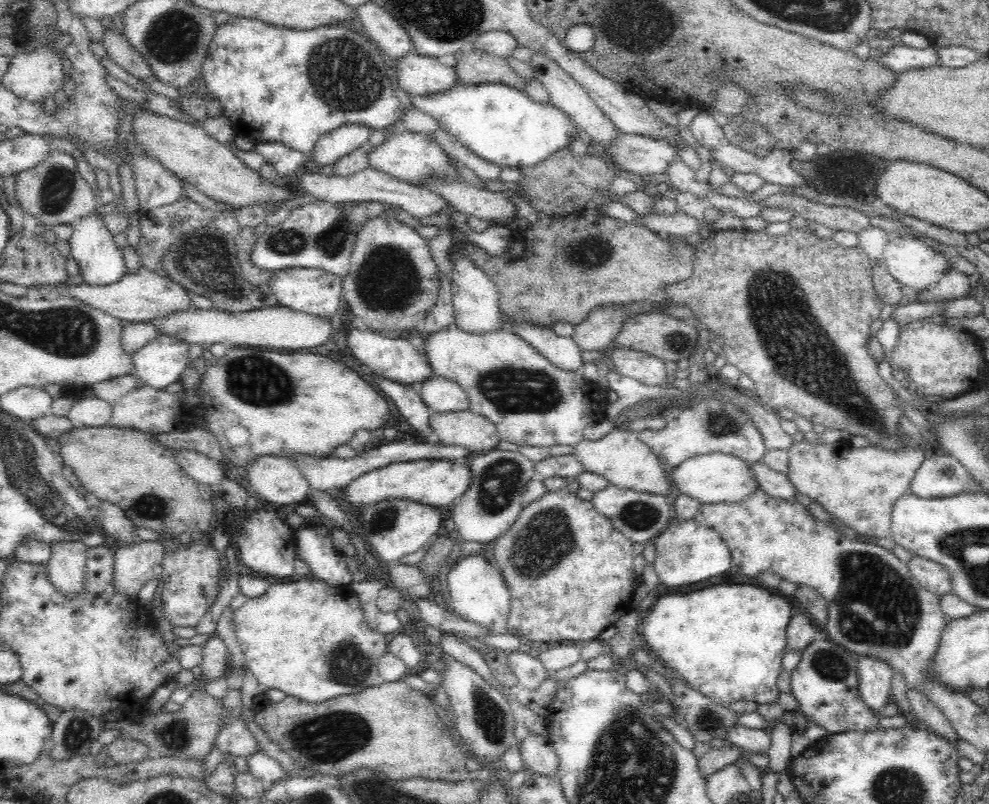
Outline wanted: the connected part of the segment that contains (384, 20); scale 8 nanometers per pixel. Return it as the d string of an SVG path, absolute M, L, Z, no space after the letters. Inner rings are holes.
M366 2L353 7L357 20L366 28L366 36L394 62L404 58L406 54L412 54L414 47L407 37L406 31L390 18L388 12L384 12L380 6Z

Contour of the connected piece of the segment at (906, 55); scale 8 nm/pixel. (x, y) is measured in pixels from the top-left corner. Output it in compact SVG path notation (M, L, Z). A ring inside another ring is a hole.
M893 44L876 58L876 60L892 72L910 70L925 66L938 65L938 59L933 45L928 48L918 49L906 44Z

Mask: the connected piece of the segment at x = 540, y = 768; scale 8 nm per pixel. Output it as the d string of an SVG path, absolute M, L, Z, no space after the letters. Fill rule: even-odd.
M528 735L528 738L518 744L524 768L532 769L536 775L552 776L558 773L560 757L554 751L550 740L540 735Z

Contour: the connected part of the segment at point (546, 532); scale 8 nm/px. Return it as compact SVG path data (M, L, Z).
M566 487L546 492L542 498L523 507L519 517L493 545L511 597L508 630L526 642L576 640L583 644L597 639L603 630L633 610L632 598L638 578L634 569L634 543L616 530L609 518L598 514L592 501L576 498Z

